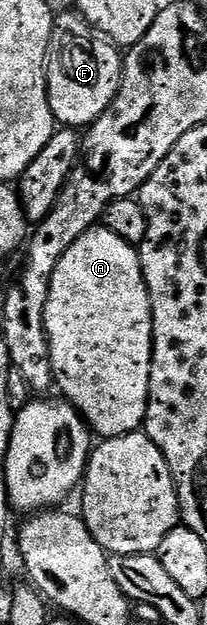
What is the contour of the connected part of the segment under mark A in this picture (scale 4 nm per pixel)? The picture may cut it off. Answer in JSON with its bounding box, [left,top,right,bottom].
[44,225,154,439]

